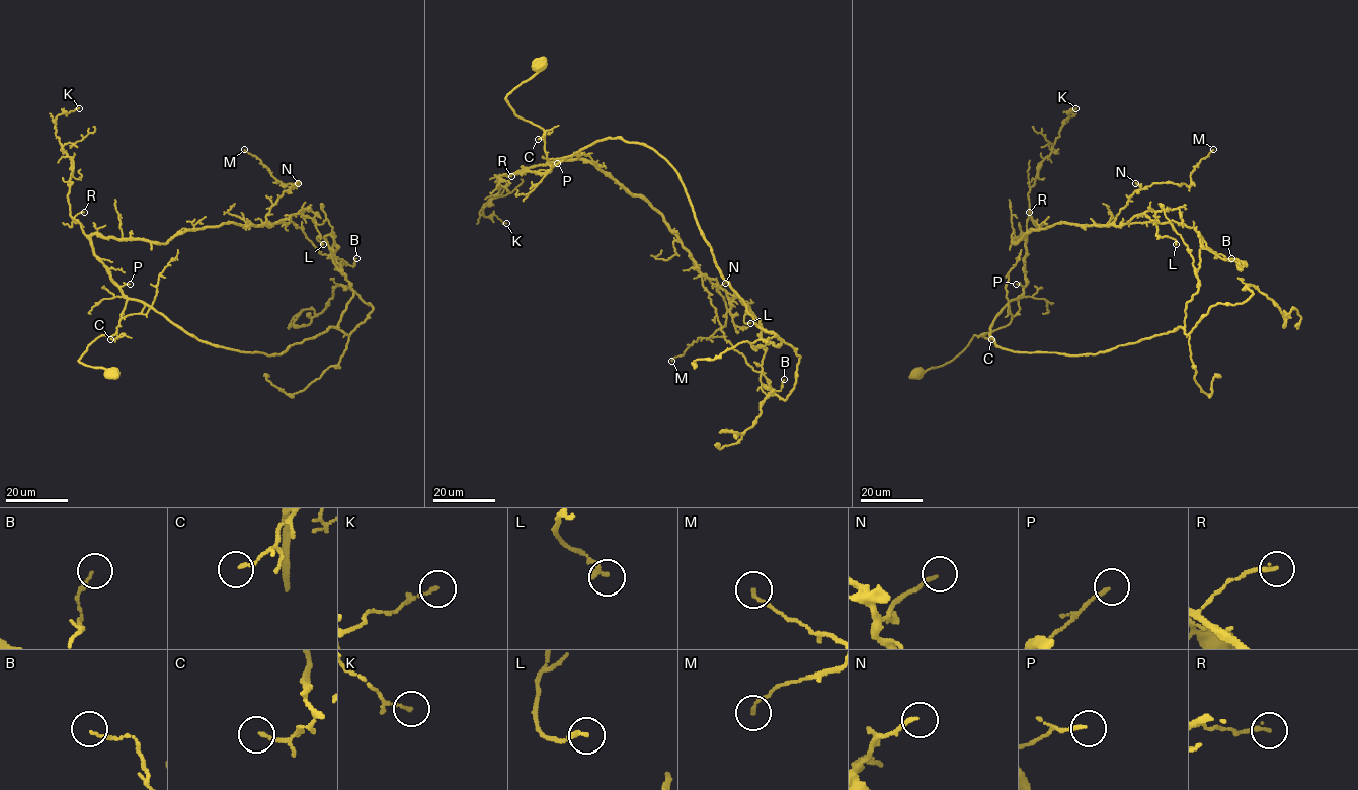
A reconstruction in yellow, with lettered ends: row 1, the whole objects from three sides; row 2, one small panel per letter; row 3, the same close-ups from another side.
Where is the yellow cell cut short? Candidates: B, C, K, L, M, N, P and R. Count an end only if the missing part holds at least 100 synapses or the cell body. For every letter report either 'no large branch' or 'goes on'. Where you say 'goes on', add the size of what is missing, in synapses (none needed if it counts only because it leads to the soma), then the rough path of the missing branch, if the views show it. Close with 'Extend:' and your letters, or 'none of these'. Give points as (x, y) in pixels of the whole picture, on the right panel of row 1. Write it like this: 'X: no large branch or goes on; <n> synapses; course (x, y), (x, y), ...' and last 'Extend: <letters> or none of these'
B: no large branch
C: no large branch
K: no large branch
L: no large branch
M: no large branch
N: no large branch
P: no large branch
R: no large branch
Extend: none of these

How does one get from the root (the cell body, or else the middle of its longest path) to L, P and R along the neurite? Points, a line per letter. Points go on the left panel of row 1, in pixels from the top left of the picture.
L: (112, 371), (79, 361), (116, 332), (127, 299), (93, 234), (166, 243), (301, 214), (323, 244)
P: (112, 371), (86, 366), (79, 359), (97, 338), (116, 332), (127, 299), (120, 287), (130, 284)
R: (112, 371), (79, 361), (97, 338), (116, 332), (127, 299), (74, 217), (84, 212)

